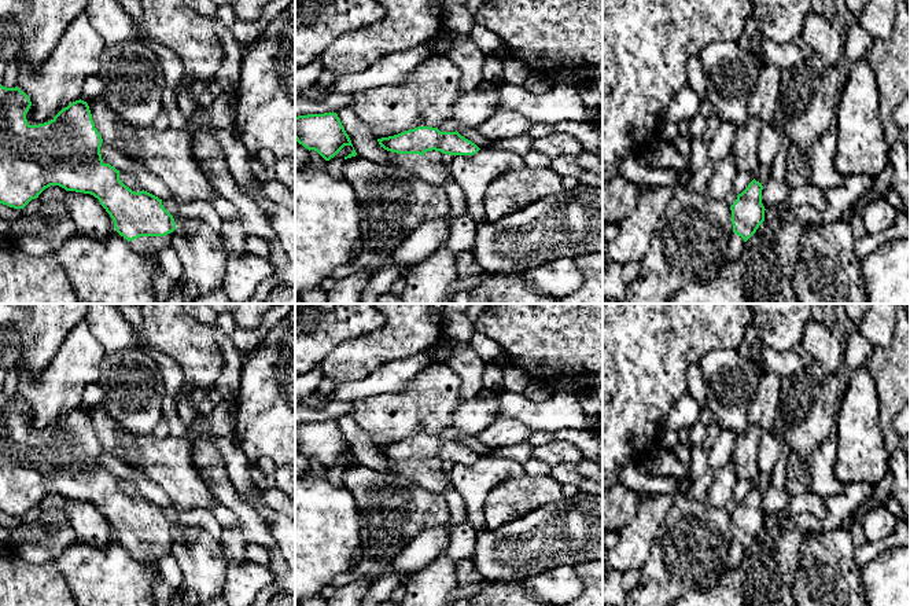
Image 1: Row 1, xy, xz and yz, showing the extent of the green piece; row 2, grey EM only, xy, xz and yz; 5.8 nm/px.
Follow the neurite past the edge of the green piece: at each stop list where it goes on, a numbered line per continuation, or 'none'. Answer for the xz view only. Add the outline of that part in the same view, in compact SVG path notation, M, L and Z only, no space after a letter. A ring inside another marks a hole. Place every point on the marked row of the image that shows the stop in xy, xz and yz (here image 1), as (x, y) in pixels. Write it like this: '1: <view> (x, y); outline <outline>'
none

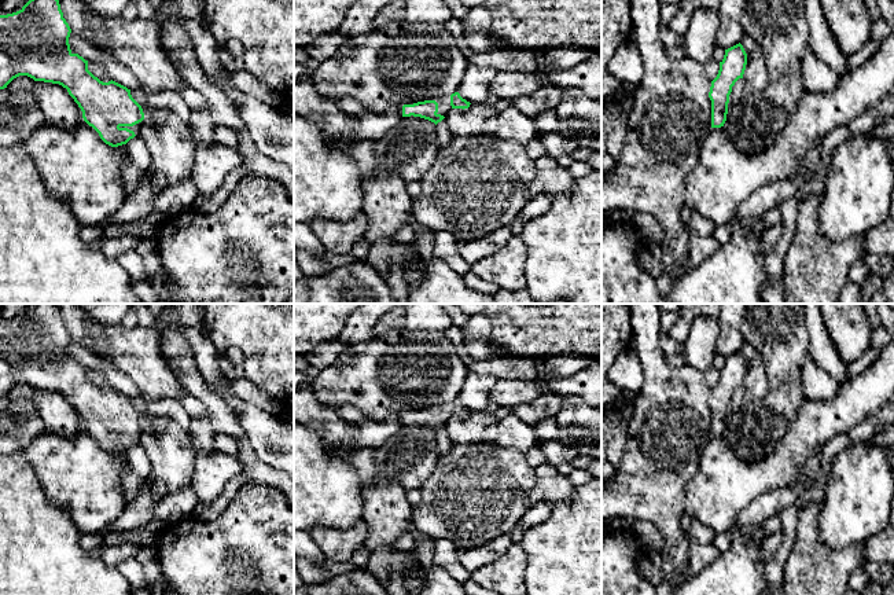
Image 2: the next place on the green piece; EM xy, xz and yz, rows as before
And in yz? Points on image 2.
none

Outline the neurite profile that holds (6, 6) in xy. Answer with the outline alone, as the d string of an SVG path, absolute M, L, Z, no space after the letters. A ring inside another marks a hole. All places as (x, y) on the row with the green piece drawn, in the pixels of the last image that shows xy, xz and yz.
M0 0L0 15L7 15L22 10L29 0Z

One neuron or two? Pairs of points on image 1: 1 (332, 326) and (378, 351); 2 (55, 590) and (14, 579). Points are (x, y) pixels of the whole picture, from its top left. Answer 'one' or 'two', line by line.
1: two
2: one

